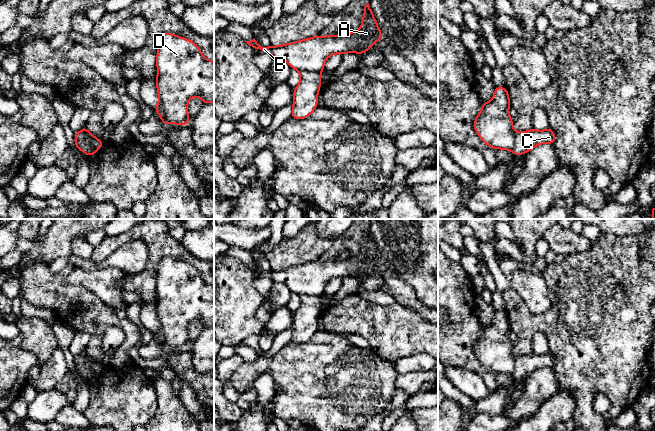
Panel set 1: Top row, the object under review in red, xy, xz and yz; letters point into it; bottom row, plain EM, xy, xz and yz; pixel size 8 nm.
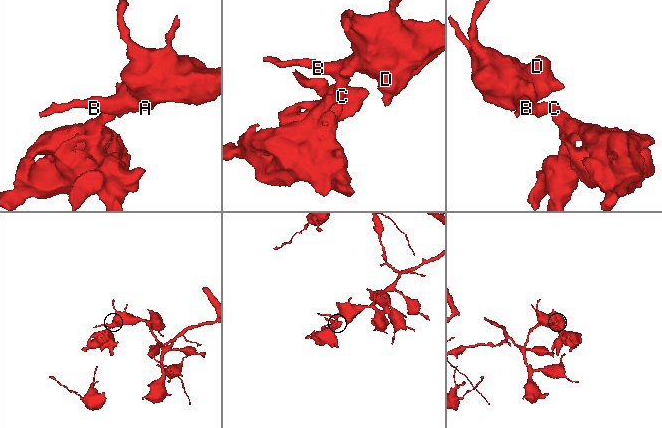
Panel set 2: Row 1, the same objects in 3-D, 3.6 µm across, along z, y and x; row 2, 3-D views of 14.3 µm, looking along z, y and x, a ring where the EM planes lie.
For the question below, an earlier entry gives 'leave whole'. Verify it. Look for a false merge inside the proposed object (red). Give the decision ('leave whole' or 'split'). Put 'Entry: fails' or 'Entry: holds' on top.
Entry: fails
split

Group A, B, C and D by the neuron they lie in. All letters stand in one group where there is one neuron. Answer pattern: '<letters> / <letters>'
A B D / C

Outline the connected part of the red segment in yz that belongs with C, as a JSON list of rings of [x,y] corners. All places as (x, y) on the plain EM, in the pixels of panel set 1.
[[[548,351],[545,354],[535,354],[516,356],[514,360],[514,371],[511,374],[514,380],[526,378],[535,370],[549,367],[553,370],[556,364],[554,355]]]

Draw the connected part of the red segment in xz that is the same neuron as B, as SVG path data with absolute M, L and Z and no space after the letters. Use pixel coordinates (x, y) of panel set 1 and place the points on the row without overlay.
M369 227L364 230L362 249L358 255L351 255L346 259L331 259L324 261L316 259L307 263L287 267L279 270L263 271L255 263L246 265L254 274L260 273L269 277L274 284L286 285L292 293L297 295L324 294L325 285L333 278L347 278L354 276L364 278L376 266L381 265L383 259L376 246Z

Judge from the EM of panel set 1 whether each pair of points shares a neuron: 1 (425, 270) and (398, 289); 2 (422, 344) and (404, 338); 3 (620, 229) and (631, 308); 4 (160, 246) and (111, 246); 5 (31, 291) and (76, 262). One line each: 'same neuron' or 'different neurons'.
1: different neurons
2: same neuron
3: different neurons
4: same neuron
5: same neuron

